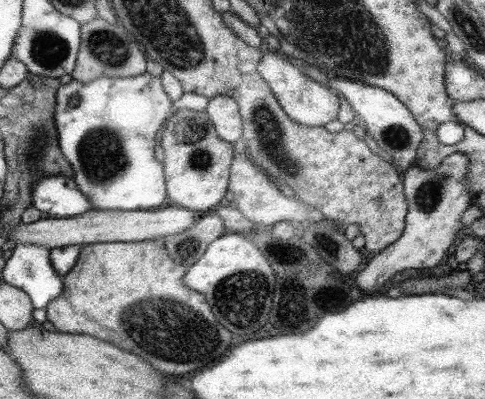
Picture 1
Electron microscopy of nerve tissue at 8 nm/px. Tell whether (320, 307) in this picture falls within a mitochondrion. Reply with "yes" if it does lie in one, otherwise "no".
no

